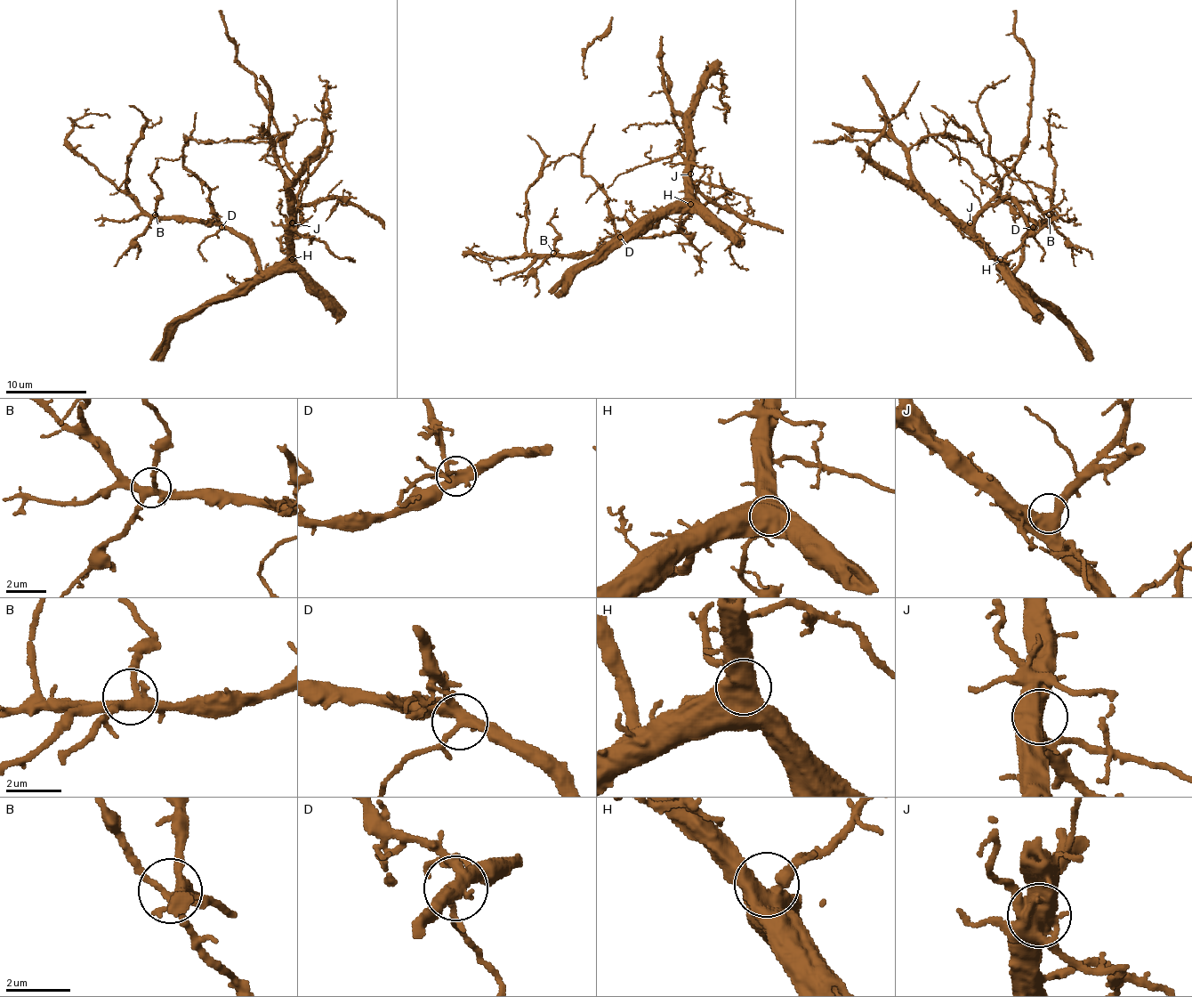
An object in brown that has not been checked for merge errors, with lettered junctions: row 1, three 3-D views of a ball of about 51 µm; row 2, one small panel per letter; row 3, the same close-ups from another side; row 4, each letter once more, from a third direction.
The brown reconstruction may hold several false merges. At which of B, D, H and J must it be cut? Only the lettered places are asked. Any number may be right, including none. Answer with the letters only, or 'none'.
none

